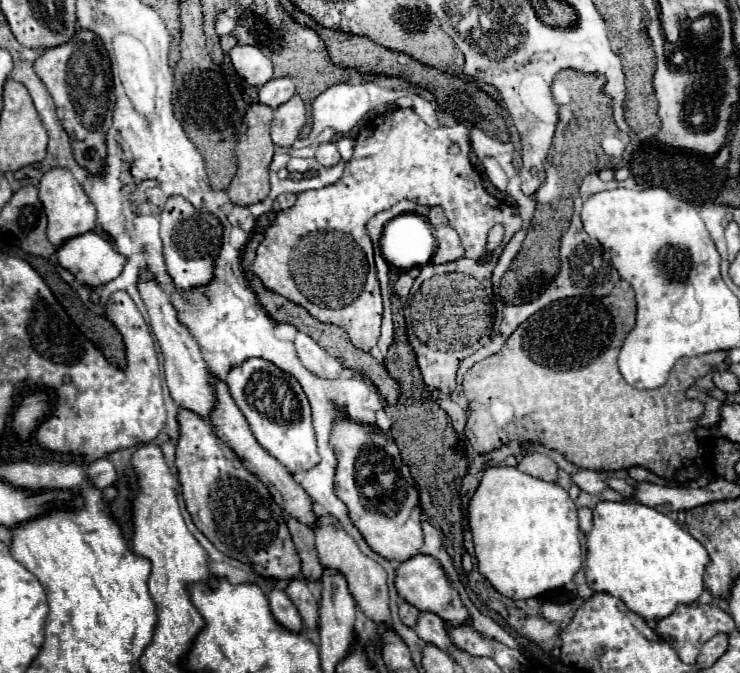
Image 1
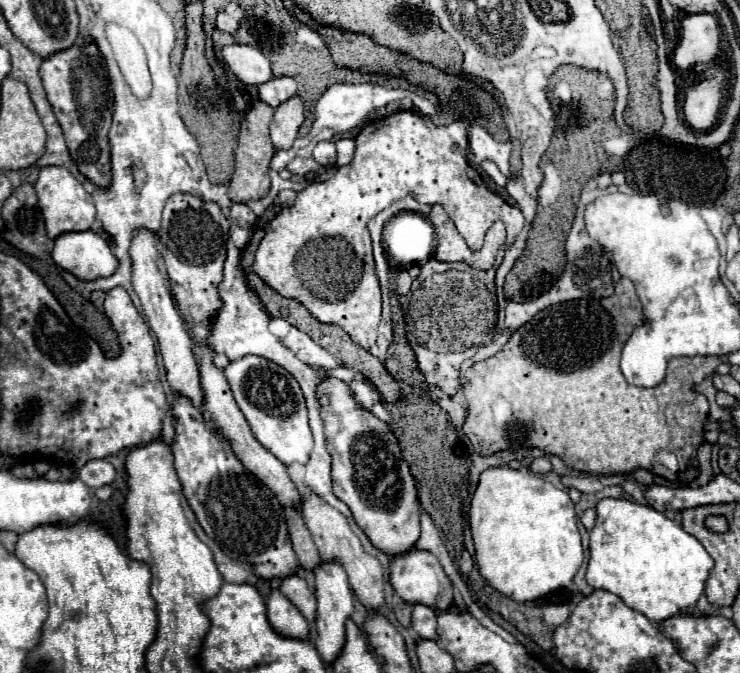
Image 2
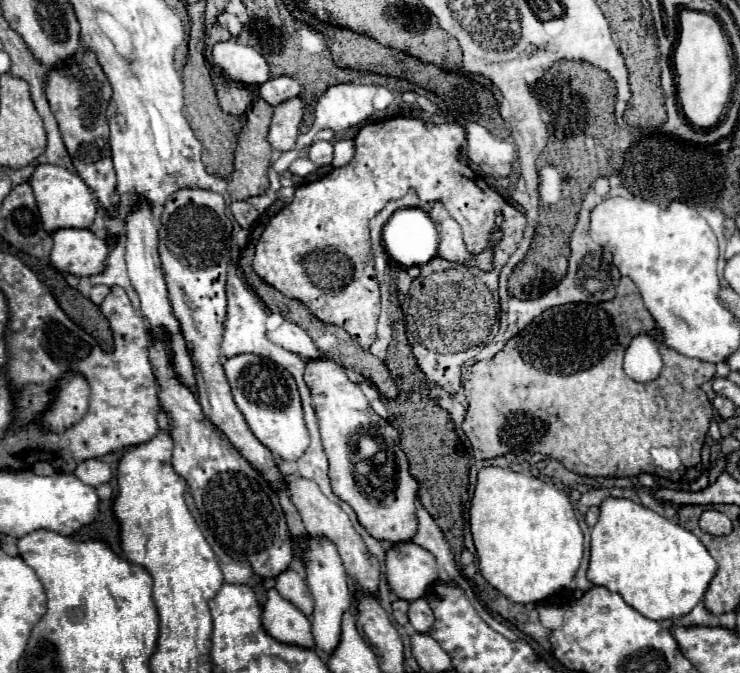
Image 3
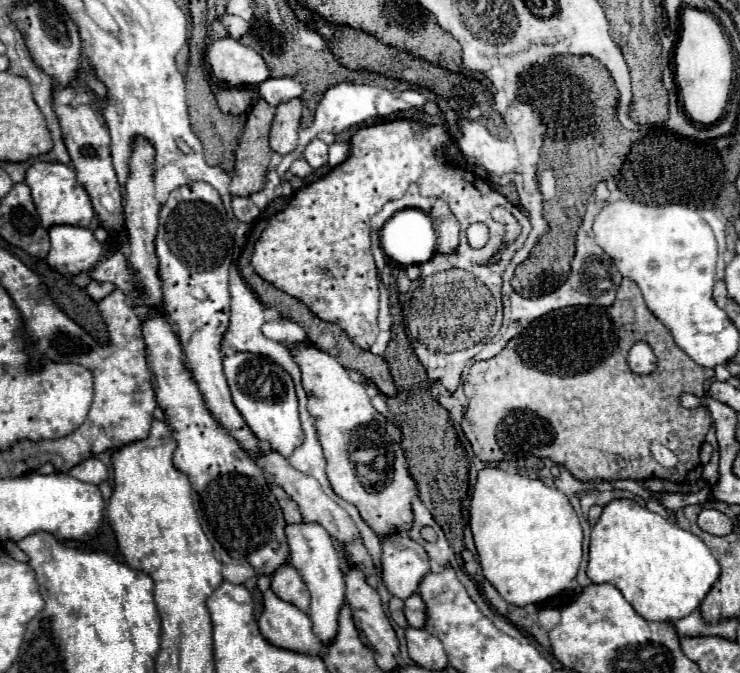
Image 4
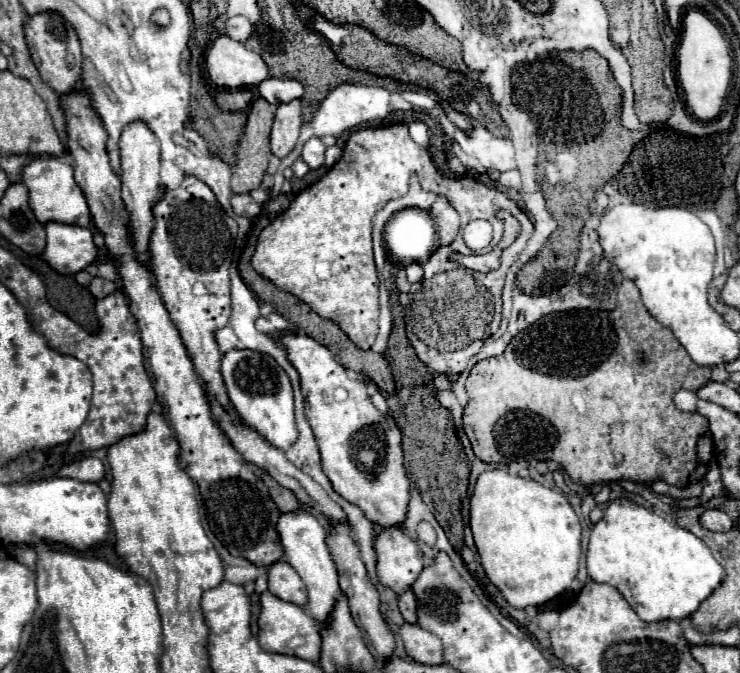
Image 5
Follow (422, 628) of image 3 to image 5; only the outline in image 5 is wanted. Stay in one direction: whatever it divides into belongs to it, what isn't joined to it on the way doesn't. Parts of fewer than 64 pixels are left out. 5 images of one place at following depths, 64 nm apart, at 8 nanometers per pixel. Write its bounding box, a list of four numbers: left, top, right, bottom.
[398,590,418,624]

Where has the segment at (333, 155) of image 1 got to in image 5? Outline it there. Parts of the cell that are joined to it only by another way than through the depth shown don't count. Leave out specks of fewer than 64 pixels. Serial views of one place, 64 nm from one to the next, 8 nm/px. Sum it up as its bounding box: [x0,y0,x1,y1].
[302,138,326,168]

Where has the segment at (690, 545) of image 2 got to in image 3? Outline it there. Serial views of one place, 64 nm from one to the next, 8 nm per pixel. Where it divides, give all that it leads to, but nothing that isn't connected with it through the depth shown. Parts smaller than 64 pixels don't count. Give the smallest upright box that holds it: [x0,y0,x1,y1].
[588,498,716,620]

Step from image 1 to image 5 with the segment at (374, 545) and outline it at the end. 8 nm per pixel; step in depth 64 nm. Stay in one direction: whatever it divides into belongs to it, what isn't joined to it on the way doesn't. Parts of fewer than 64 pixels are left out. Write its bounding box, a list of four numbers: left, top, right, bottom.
[280,334,412,528]

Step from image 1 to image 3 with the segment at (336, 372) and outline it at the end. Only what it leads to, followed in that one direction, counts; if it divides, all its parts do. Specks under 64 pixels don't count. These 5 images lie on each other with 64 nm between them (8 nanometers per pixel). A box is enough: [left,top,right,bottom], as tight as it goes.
[268,322,326,360]

